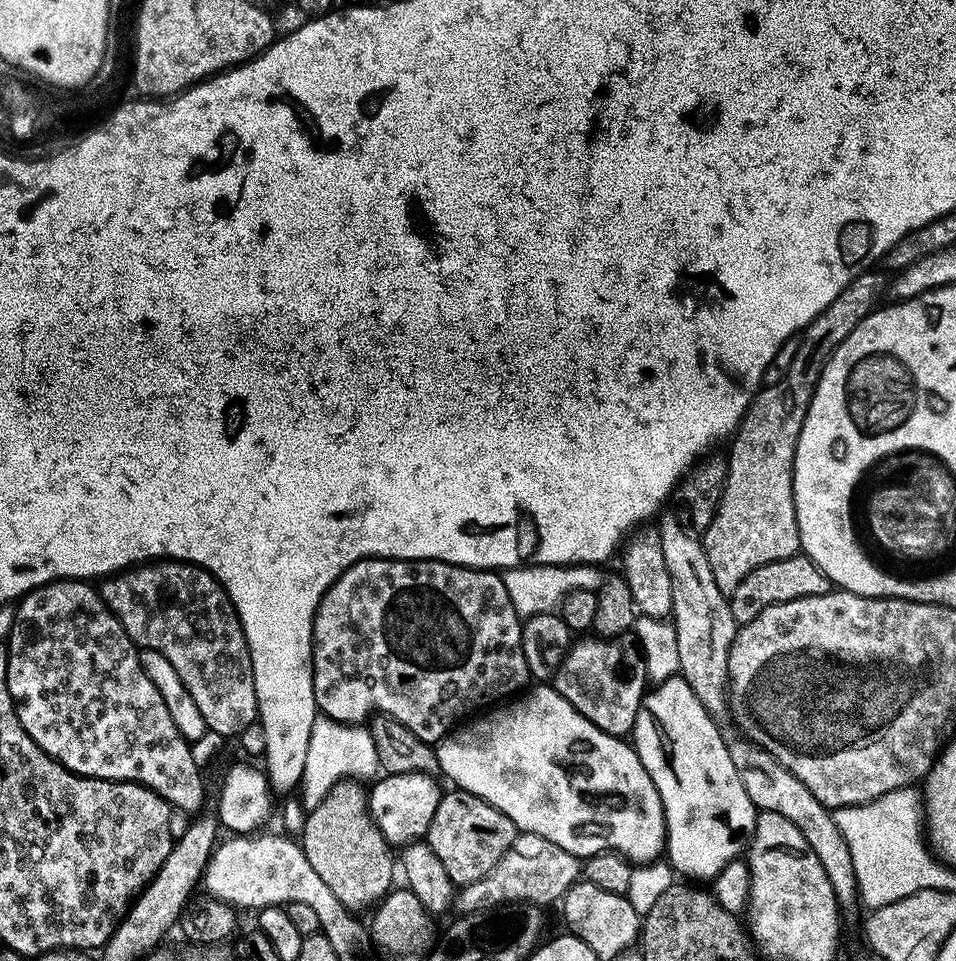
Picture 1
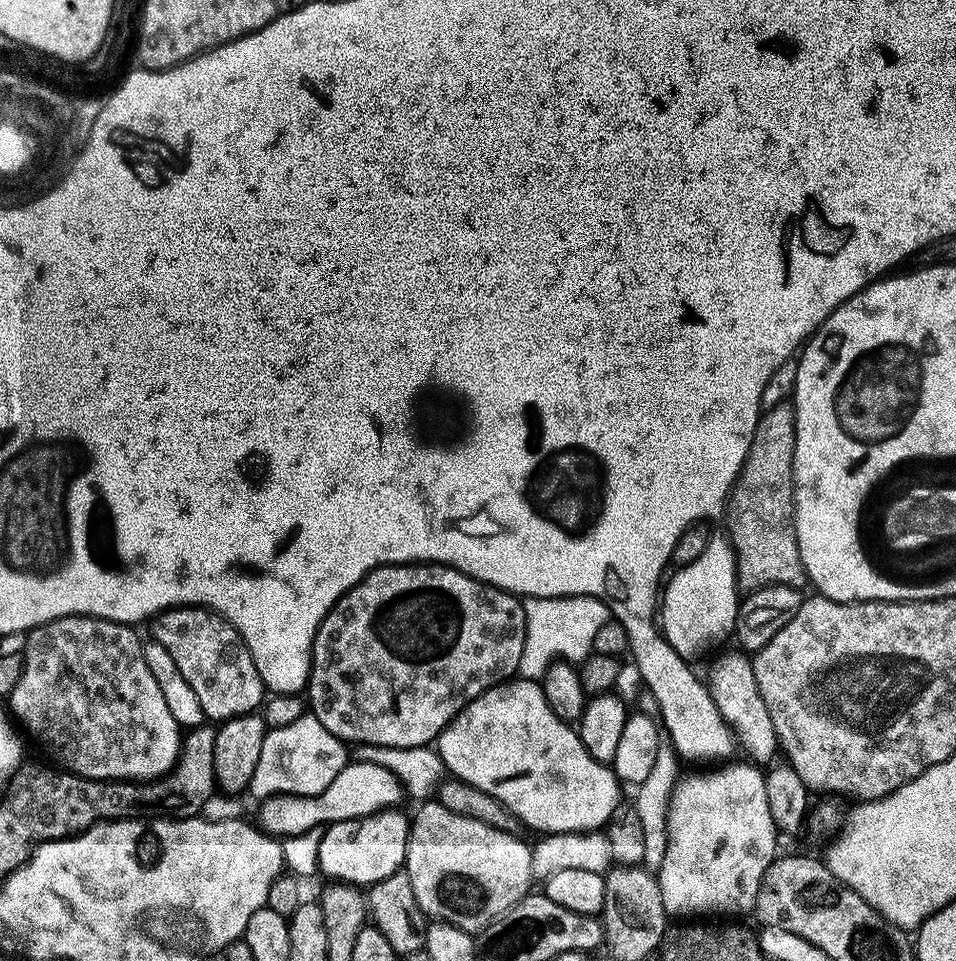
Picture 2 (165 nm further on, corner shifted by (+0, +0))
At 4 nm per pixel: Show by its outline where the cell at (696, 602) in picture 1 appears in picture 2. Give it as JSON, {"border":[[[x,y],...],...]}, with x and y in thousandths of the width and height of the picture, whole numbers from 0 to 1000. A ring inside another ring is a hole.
{"border":[[[777,677],[762,678],[745,695],[745,704],[740,704],[738,711],[745,721],[745,726],[755,747],[766,760],[776,783],[783,792],[792,796],[806,796],[812,783],[817,781],[816,769],[810,755],[810,747],[805,747],[805,739],[801,739],[801,730],[793,718],[791,702],[787,696],[787,687]]]}

